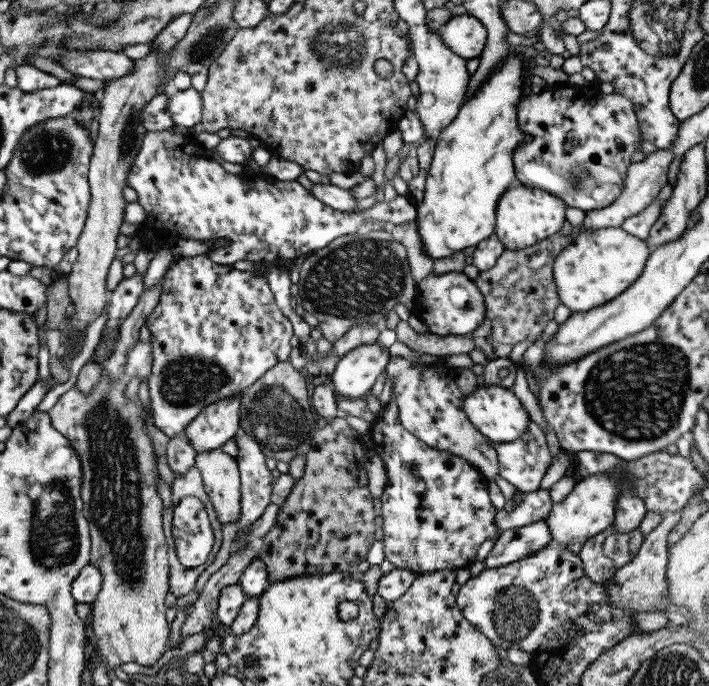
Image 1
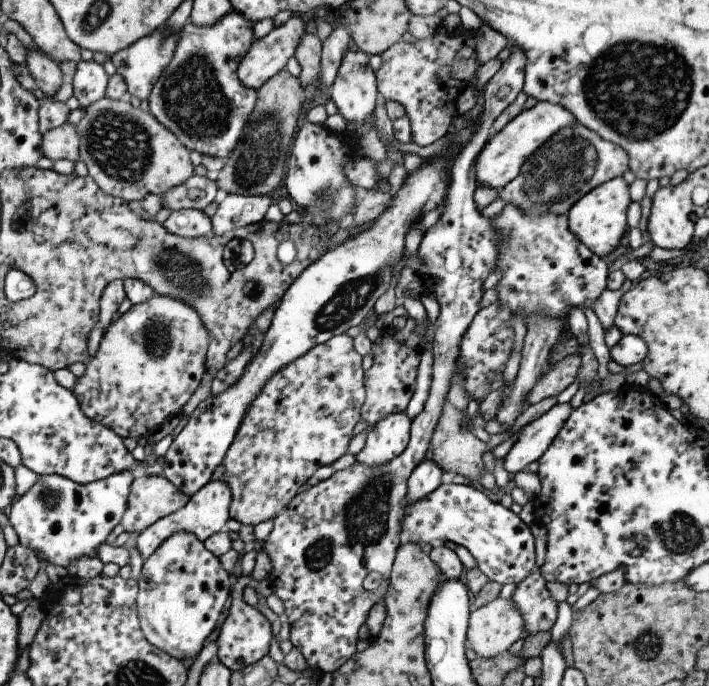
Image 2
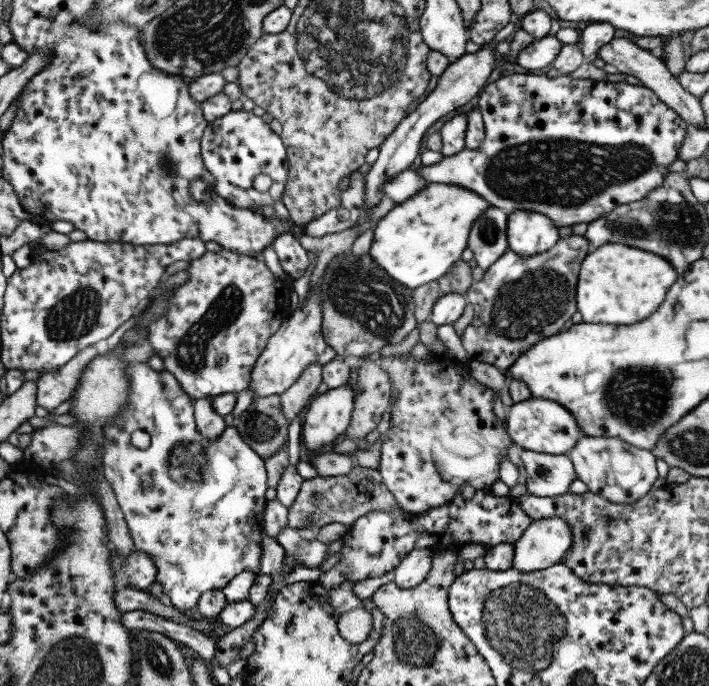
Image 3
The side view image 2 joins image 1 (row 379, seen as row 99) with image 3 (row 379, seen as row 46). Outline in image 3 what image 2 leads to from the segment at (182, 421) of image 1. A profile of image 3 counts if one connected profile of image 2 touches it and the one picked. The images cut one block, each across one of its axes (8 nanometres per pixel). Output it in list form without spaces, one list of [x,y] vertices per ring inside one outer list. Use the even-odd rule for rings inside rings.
[[[220,249],[219,252],[212,253],[206,251],[200,258],[189,262],[188,280],[182,285],[178,285],[173,292],[172,304],[164,318],[158,317],[153,323],[147,326],[149,340],[155,353],[163,360],[165,370],[171,372],[176,380],[180,383],[182,390],[189,396],[190,399],[217,397],[226,393],[239,393],[242,390],[249,388],[251,381],[252,367],[256,364],[258,357],[267,345],[268,339],[279,329],[279,326],[290,316],[293,310],[290,308],[291,290],[285,282],[276,278],[274,274],[266,267],[266,263],[260,257],[251,257],[232,252],[231,250]]]

